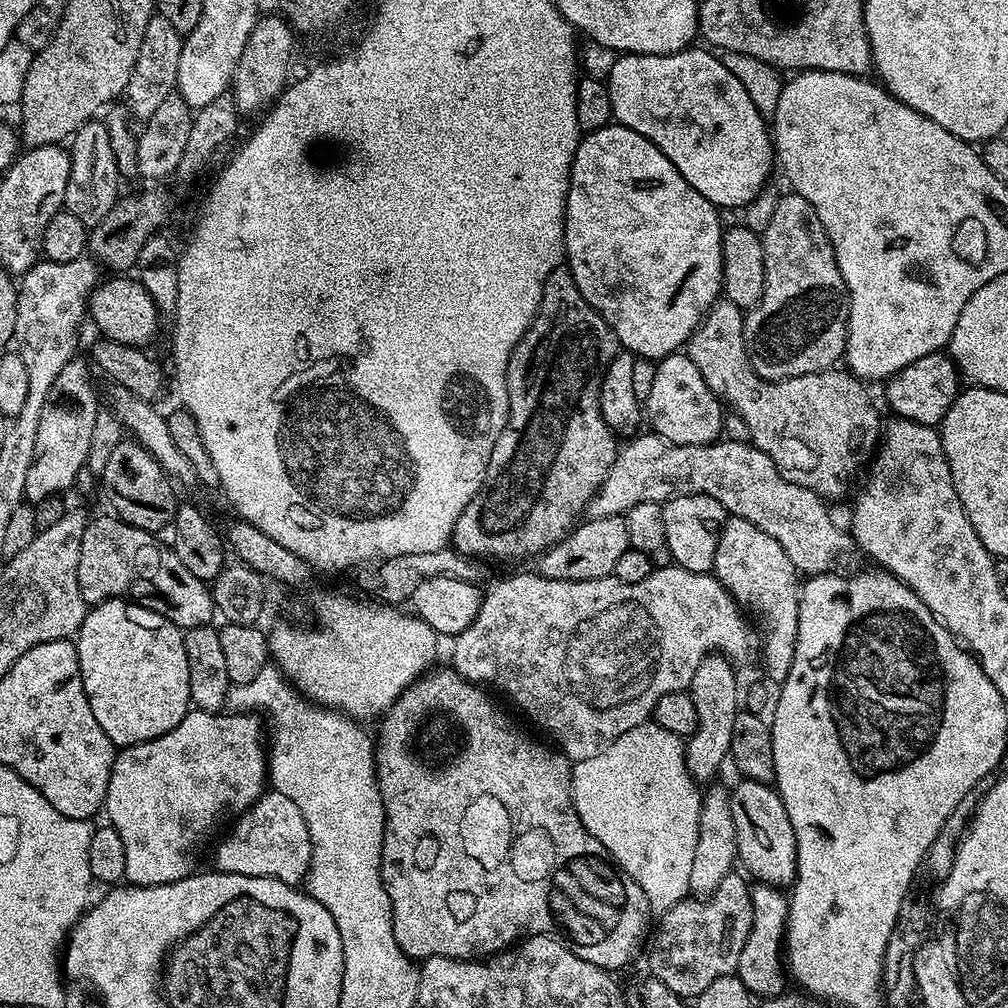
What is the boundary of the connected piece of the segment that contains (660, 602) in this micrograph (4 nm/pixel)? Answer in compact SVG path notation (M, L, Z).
M660 566L650 573L642 582L627 584L610 575L606 578L594 578L593 580L555 580L541 576L539 571L520 572L517 576L508 576L500 580L489 592L483 593L478 610L478 618L462 630L462 634L454 637L452 648L451 667L462 678L466 678L471 684L489 686L493 684L501 688L534 723L540 728L545 728L558 745L559 751L563 752L569 760L585 760L594 758L614 738L622 738L626 730L634 730L634 726L645 723L651 717L654 706L662 694L674 694L691 689L694 670L706 657L713 654L727 656L733 665L748 664L752 659L759 657L762 652L762 637L754 627L753 621L742 611L739 604L716 579L715 575L706 572L691 572L685 568L675 566Z

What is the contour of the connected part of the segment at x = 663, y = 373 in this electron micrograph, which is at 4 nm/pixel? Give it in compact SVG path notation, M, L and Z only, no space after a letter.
M683 351L673 352L656 364L654 386L646 401L646 420L652 423L655 435L678 446L715 444L723 433L723 411L721 397L706 386L706 378L698 374L698 366Z

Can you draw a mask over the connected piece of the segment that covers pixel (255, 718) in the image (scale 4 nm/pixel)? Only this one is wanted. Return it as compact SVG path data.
M189 710L166 734L150 742L117 751L112 764L110 786L104 799L107 823L118 830L126 846L126 874L129 885L158 886L178 882L197 871L200 847L220 824L224 815L239 817L266 791L268 761L266 736L260 733L261 717L256 714L231 714Z

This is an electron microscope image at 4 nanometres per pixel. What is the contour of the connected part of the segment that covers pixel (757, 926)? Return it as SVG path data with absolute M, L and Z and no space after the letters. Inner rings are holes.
M759 882L751 885L749 896L750 902L753 903L753 926L750 927L750 934L746 937L746 944L741 948L734 975L745 984L746 990L753 997L771 998L785 995L784 976L786 980L786 933L788 930L789 897L781 889L773 886L773 884L762 884Z

